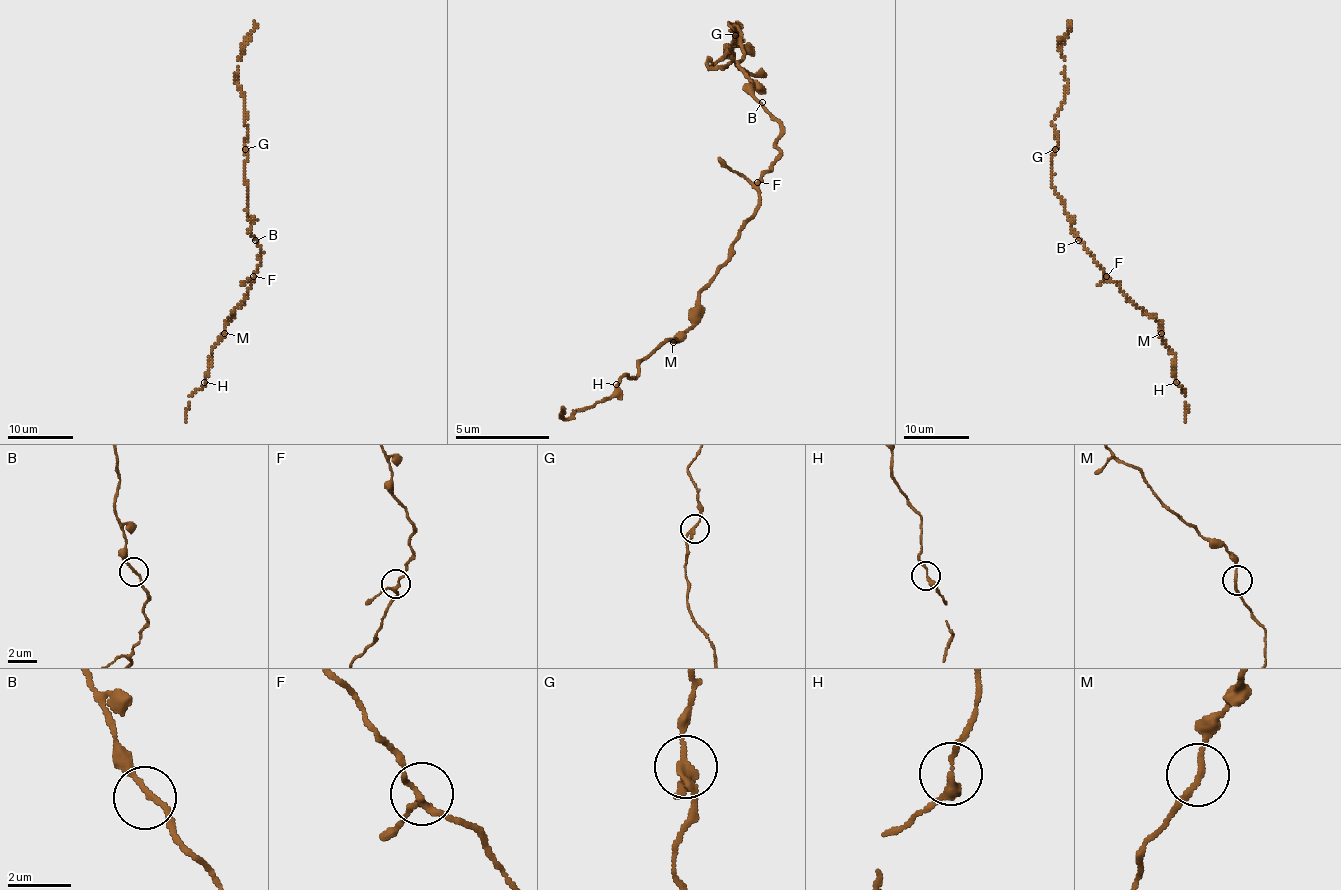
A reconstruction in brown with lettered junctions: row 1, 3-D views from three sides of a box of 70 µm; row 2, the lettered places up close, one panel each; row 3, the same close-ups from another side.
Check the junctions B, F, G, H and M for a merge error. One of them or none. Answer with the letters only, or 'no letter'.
no letter

